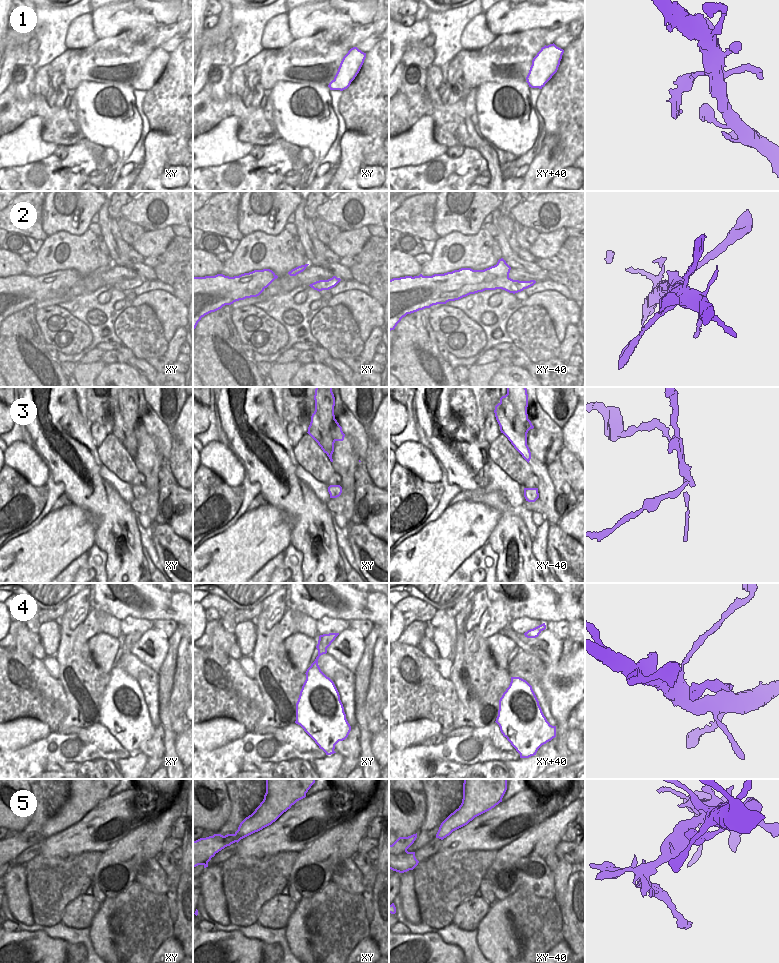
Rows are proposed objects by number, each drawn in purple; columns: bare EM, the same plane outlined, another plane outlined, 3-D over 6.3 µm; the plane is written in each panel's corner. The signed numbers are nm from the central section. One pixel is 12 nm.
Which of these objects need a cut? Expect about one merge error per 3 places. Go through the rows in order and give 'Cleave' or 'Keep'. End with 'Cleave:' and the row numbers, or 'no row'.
1: Cleave
2: Keep
3: Cleave
4: Cleave
5: Cleave
Cleave: 1, 3, 4, 5

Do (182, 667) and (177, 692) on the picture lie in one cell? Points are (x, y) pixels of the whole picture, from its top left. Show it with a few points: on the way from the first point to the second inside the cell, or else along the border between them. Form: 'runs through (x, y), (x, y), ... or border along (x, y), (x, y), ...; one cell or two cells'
runs through (182, 673), (182, 686); one cell

